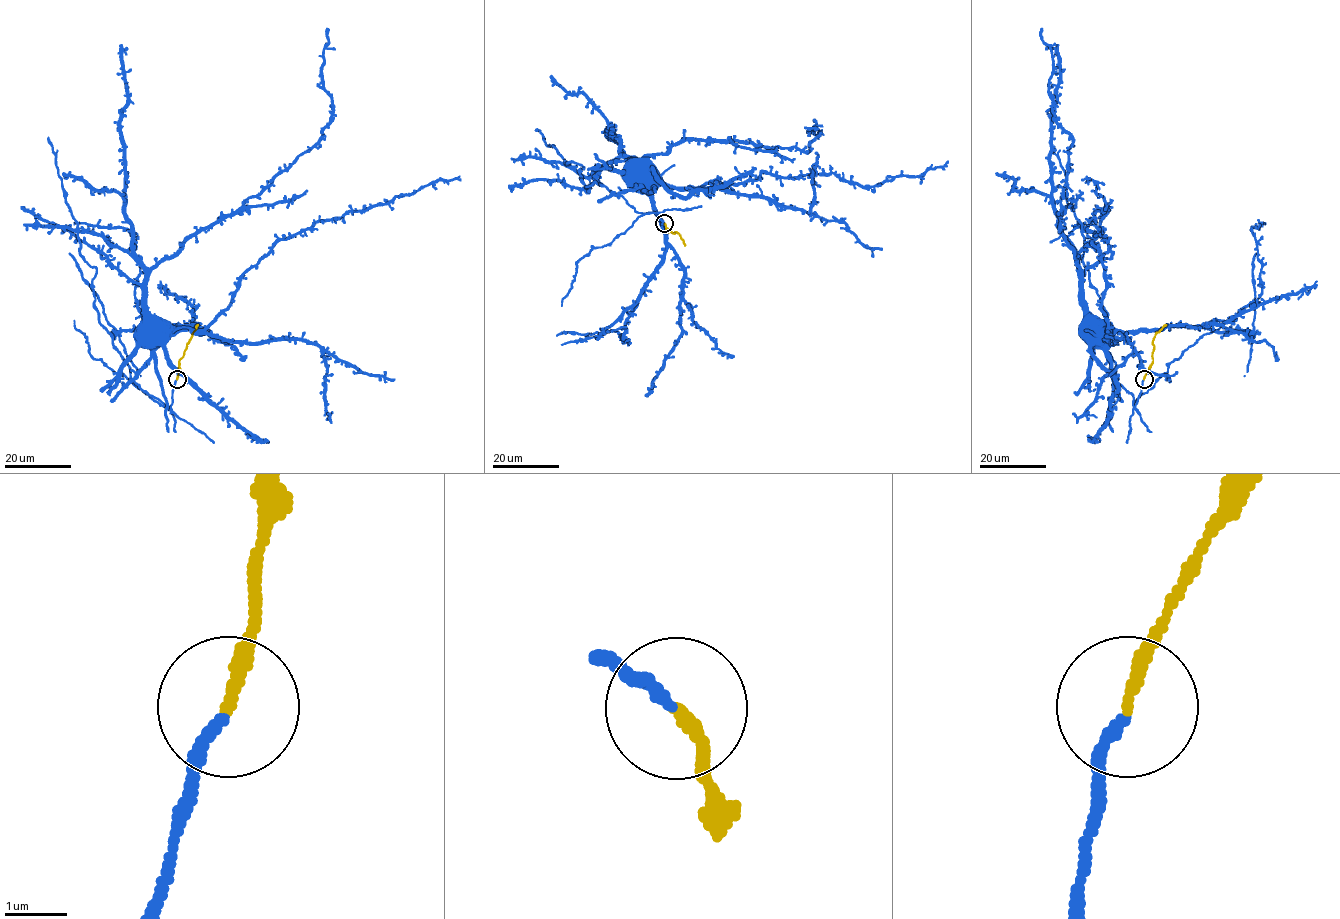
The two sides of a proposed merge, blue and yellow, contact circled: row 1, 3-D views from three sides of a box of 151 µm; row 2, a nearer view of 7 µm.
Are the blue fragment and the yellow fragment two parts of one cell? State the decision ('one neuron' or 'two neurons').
one neuron

